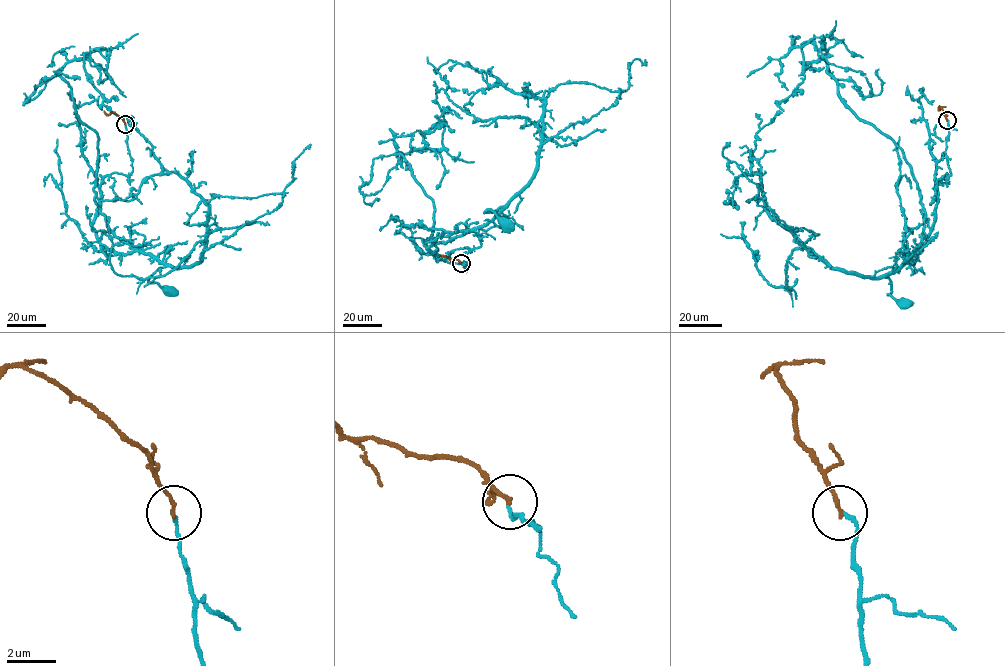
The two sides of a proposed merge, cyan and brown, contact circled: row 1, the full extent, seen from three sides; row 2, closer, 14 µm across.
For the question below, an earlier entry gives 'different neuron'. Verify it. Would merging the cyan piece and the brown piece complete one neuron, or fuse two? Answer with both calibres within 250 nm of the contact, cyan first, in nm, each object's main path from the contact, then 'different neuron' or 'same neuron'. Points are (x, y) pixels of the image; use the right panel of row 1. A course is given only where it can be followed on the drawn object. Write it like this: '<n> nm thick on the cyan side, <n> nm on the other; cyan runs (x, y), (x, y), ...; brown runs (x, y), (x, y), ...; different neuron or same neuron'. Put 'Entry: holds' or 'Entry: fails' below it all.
130 nm thick on the cyan side, 150 nm on the other; cyan runs (947, 120), (951, 173), (937, 187), (932, 227), (917, 257), (885, 277), (891, 282), (888, 294), (903, 302); brown runs (946, 120), (939, 105); same neuron
Entry: fails

